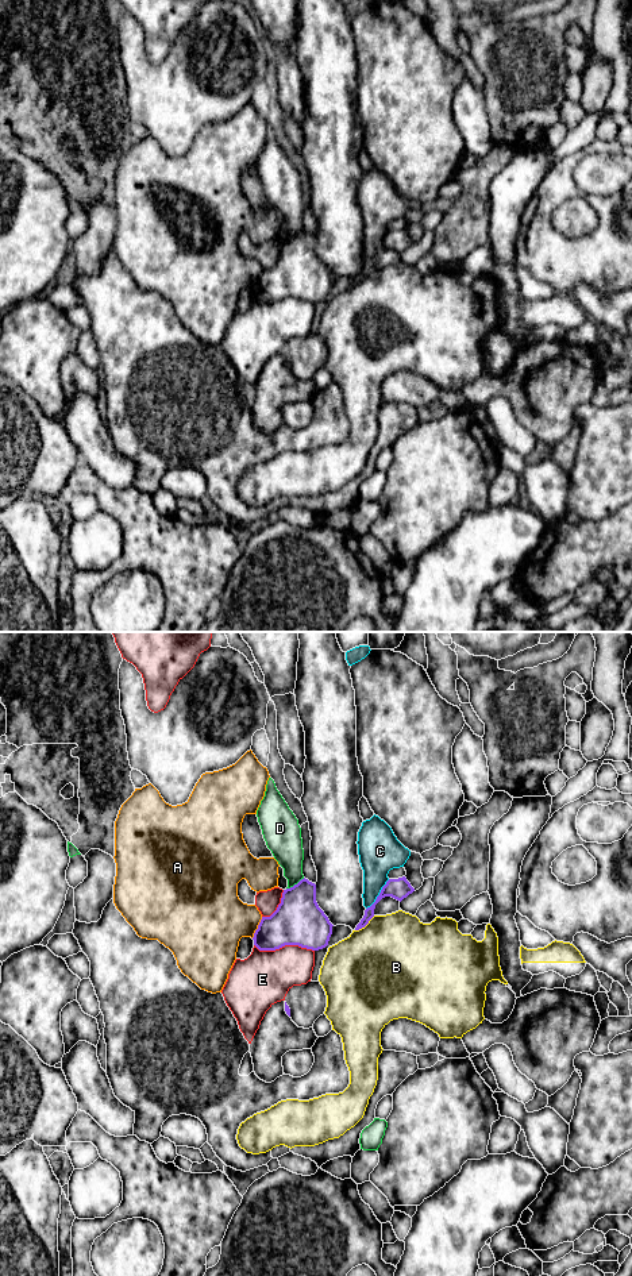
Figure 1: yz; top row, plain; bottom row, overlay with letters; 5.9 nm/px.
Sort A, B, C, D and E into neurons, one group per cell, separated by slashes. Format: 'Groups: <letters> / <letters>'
Groups: A / B / C / D / E

